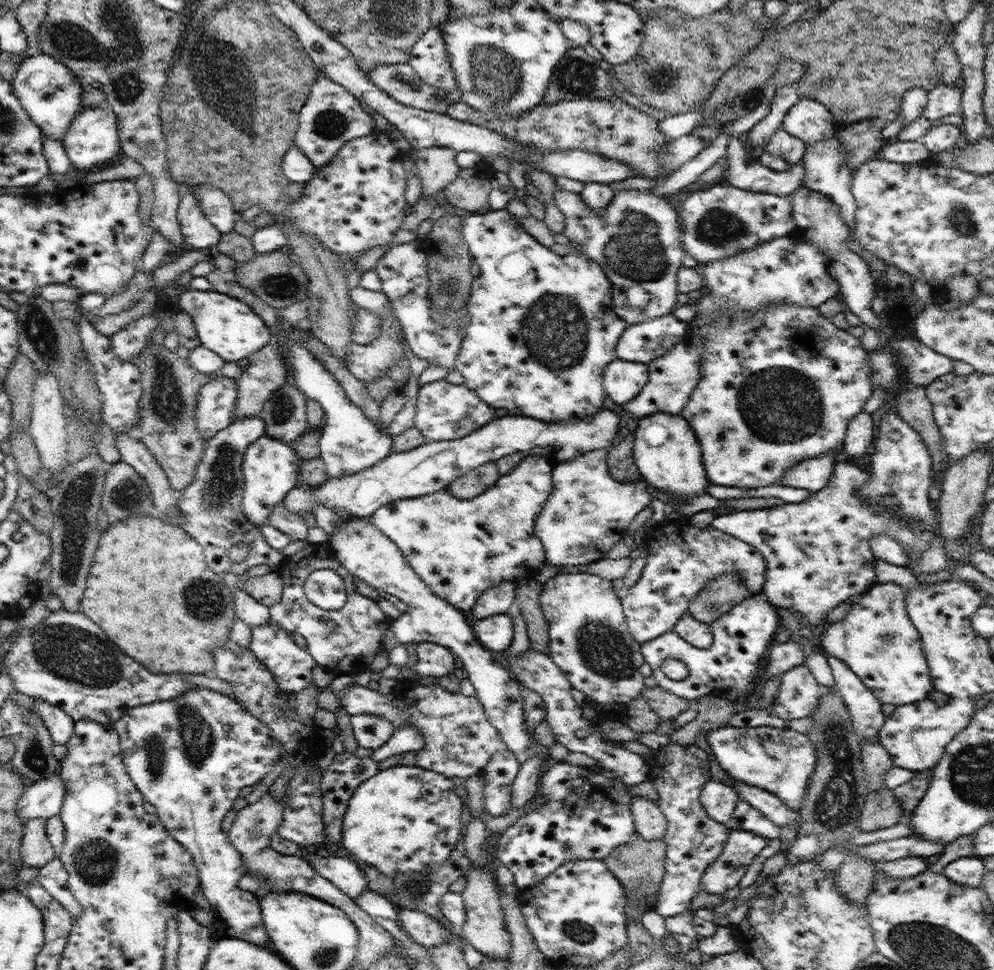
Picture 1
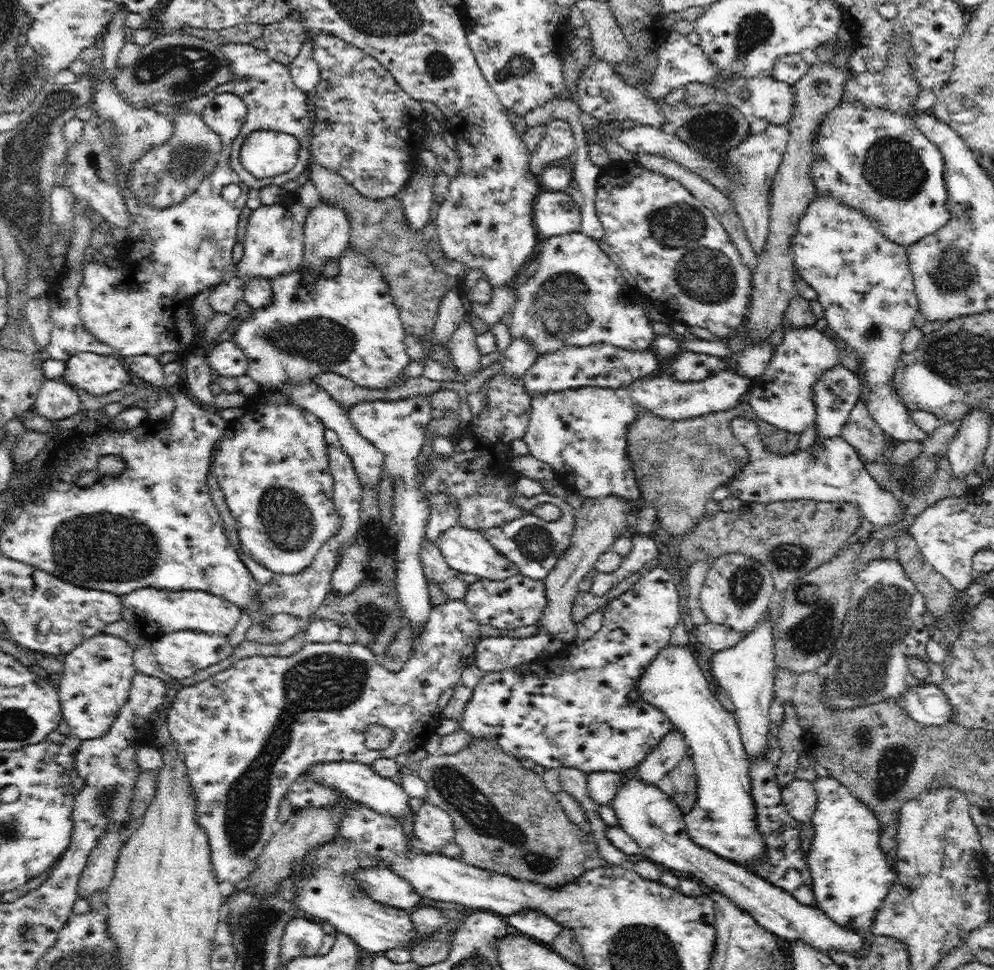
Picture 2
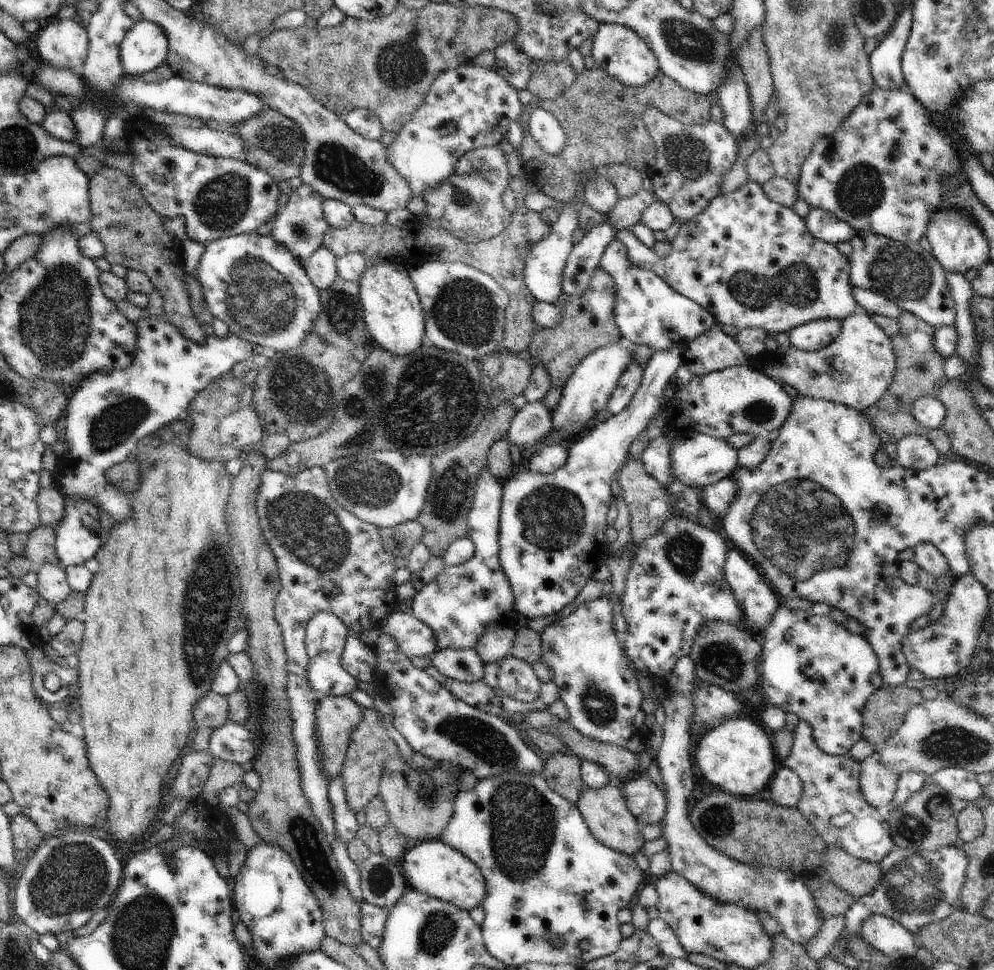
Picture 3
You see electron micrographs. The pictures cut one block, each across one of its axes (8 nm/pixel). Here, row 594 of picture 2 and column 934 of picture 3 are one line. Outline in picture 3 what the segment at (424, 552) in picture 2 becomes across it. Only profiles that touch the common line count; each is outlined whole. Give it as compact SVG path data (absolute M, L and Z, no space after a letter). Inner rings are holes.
M906 435L897 443L897 466L912 470L926 470L938 464L939 450L933 446L933 442L923 436Z

